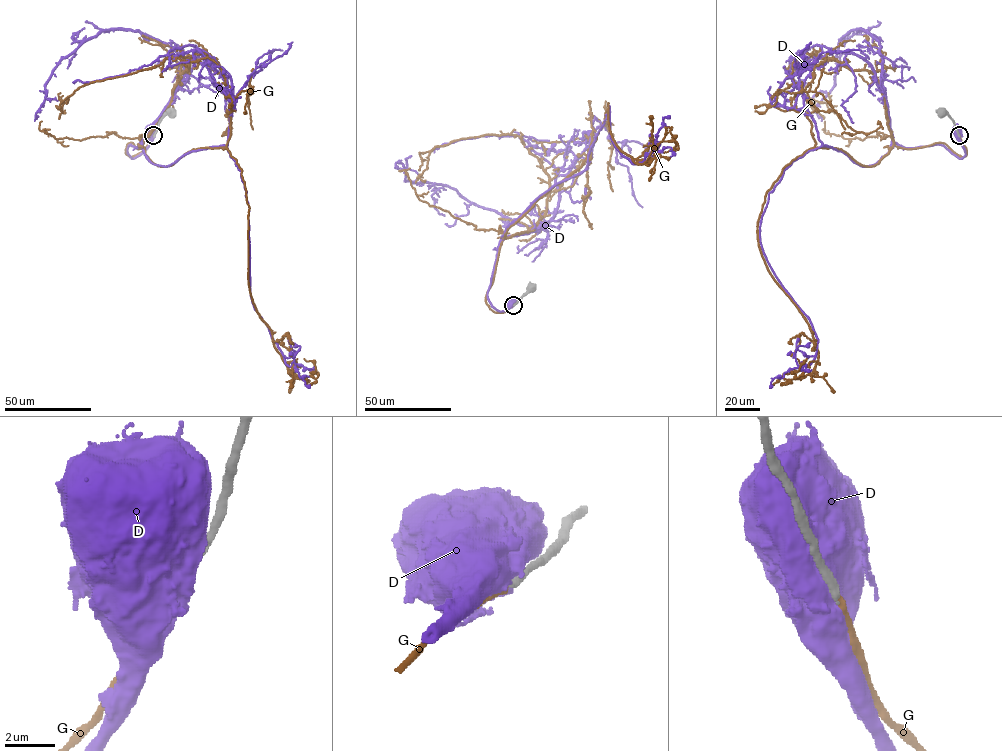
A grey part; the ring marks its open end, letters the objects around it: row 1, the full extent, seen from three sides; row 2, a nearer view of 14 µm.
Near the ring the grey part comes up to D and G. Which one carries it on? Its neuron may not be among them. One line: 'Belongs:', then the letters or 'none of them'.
Belongs: G

